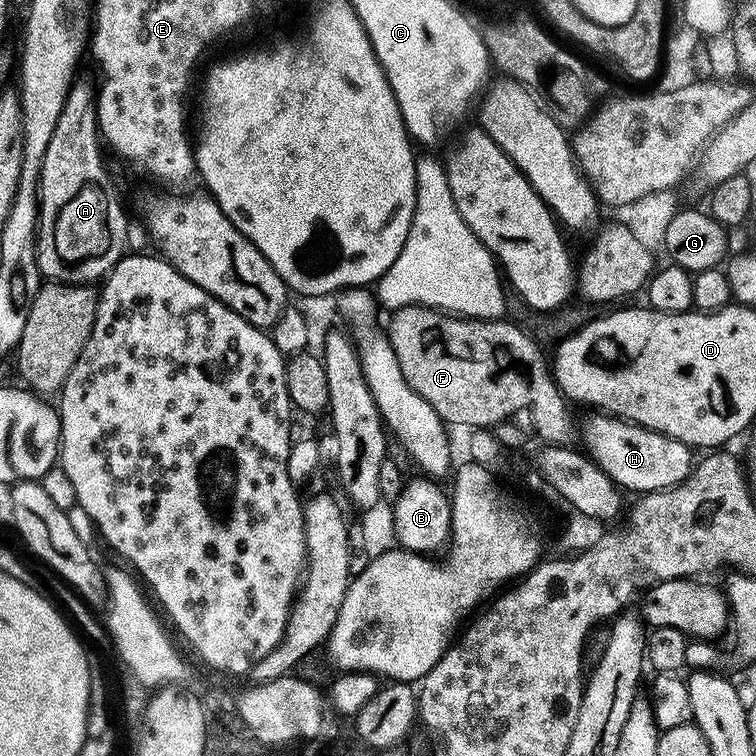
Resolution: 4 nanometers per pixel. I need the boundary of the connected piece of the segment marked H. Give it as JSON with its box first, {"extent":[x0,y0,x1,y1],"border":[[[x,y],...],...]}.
{"extent":[579,414,694,494],"border":[[[588,414],[579,425],[579,435],[584,436],[583,447],[594,463],[611,478],[616,487],[625,493],[651,494],[667,492],[686,483],[694,469],[693,449],[660,432],[652,432],[638,424],[607,414]]]}

